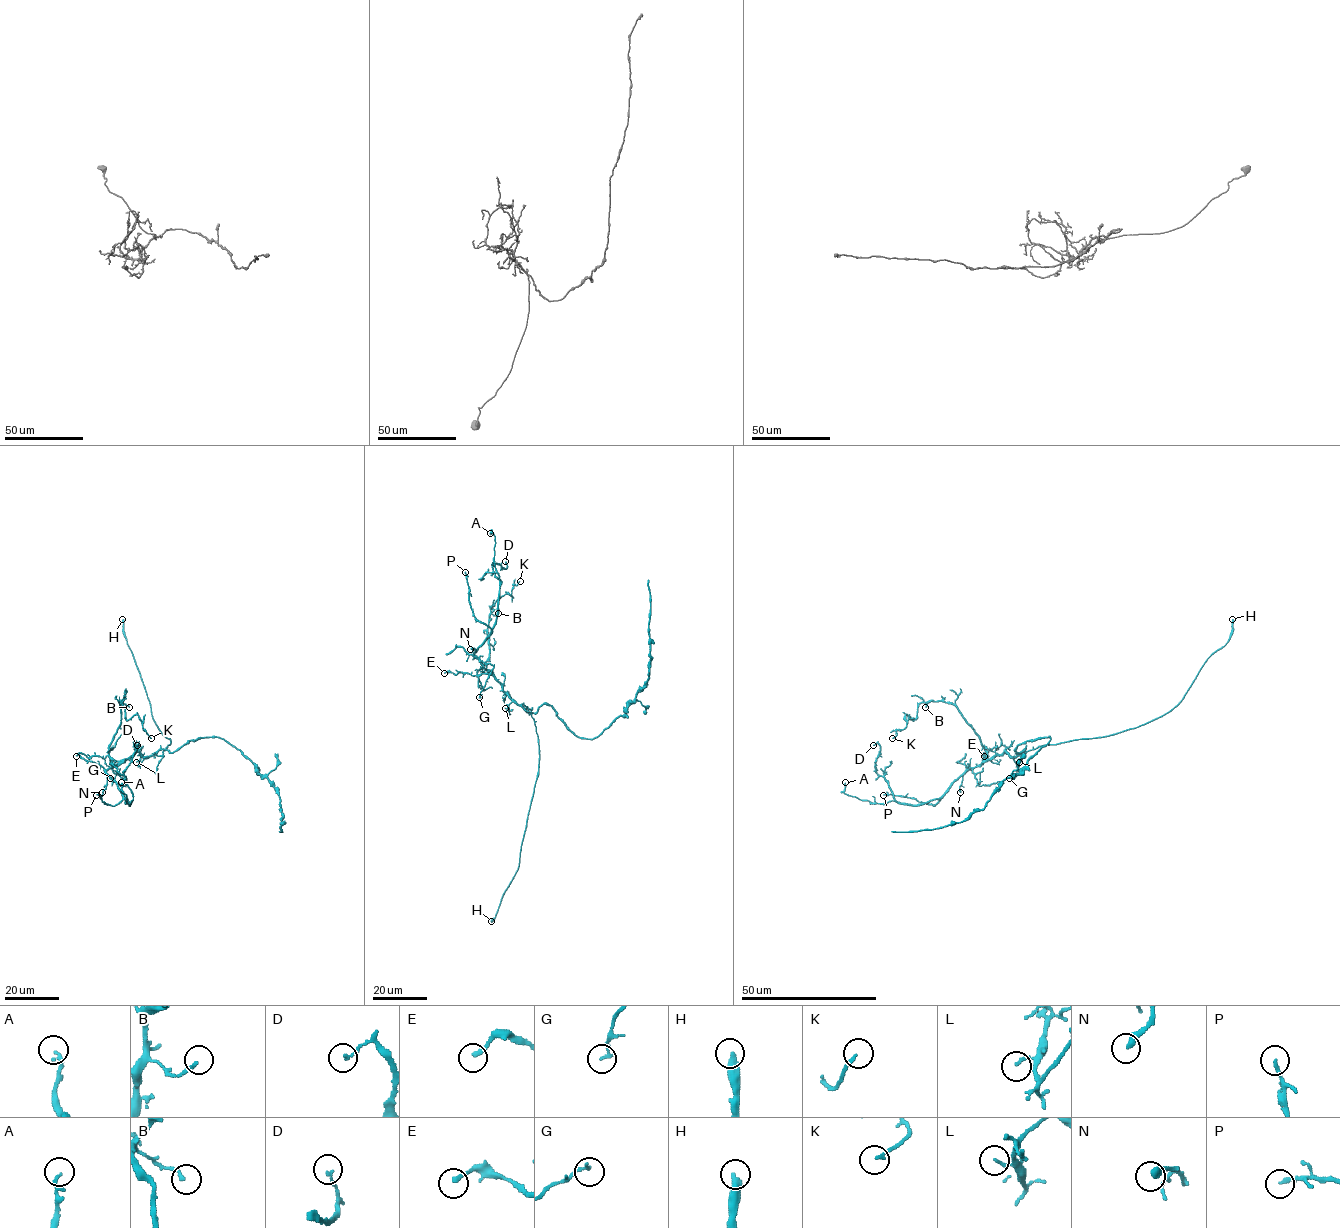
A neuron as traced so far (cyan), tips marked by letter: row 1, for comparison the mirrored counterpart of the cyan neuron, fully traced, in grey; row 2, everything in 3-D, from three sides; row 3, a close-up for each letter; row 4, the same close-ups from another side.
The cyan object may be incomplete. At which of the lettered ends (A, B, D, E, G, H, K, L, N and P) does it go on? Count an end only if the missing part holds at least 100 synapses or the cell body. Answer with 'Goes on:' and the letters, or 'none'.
Goes on: H

